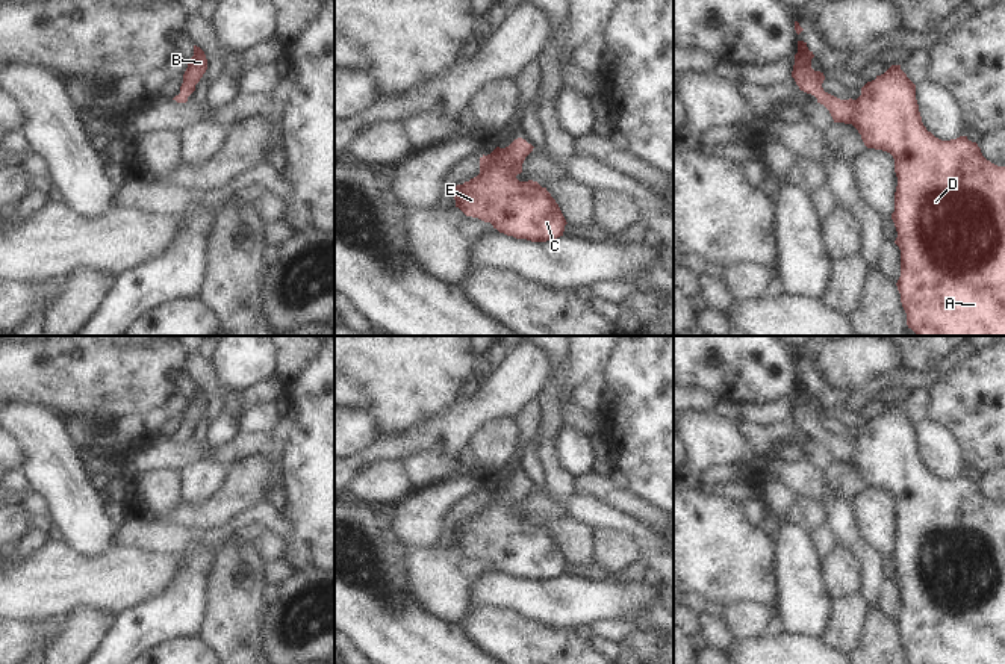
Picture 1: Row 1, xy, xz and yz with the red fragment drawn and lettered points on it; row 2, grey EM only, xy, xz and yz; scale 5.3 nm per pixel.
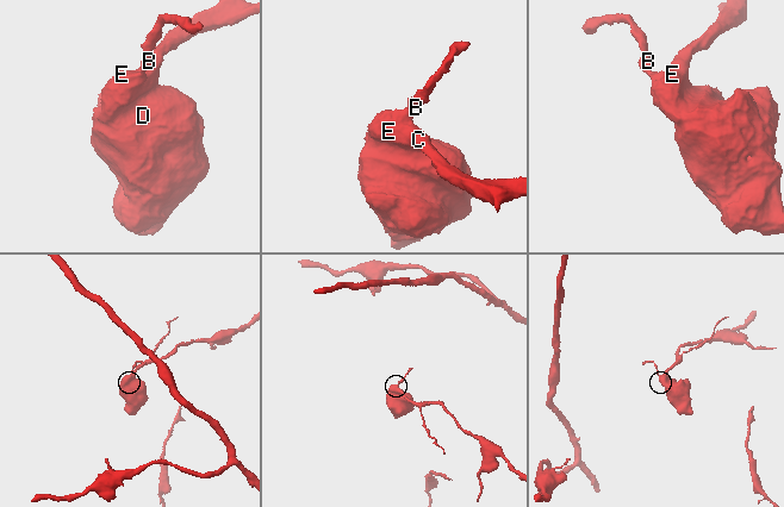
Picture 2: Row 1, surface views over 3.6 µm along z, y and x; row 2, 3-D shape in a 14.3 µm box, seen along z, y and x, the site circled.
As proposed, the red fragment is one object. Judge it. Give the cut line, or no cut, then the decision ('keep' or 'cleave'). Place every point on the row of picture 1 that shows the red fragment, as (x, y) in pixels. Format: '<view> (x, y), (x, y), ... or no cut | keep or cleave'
no cut | keep

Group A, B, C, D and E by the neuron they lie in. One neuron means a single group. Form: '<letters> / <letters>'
A B C D E

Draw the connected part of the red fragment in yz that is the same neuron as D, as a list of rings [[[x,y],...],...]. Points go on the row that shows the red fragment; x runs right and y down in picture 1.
[[[798,41],[792,77],[801,91],[823,104],[834,123],[852,124],[867,148],[893,156],[898,186],[895,192],[895,222],[901,250],[901,277],[896,283],[907,313],[907,325],[917,336],[1005,336],[1005,166],[987,160],[976,142],[960,136],[951,141],[935,138],[922,123],[916,100],[916,85],[891,65],[884,74],[867,82],[857,100],[840,100],[823,91],[823,73],[811,68],[813,51]]]

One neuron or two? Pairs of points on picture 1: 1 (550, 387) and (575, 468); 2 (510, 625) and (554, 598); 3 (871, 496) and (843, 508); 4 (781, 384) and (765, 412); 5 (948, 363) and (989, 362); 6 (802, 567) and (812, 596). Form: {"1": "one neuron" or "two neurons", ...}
{"1": "two neurons", "2": "two neurons", "3": "two neurons", "4": "two neurons", "5": "two neurons", "6": "one neuron"}

